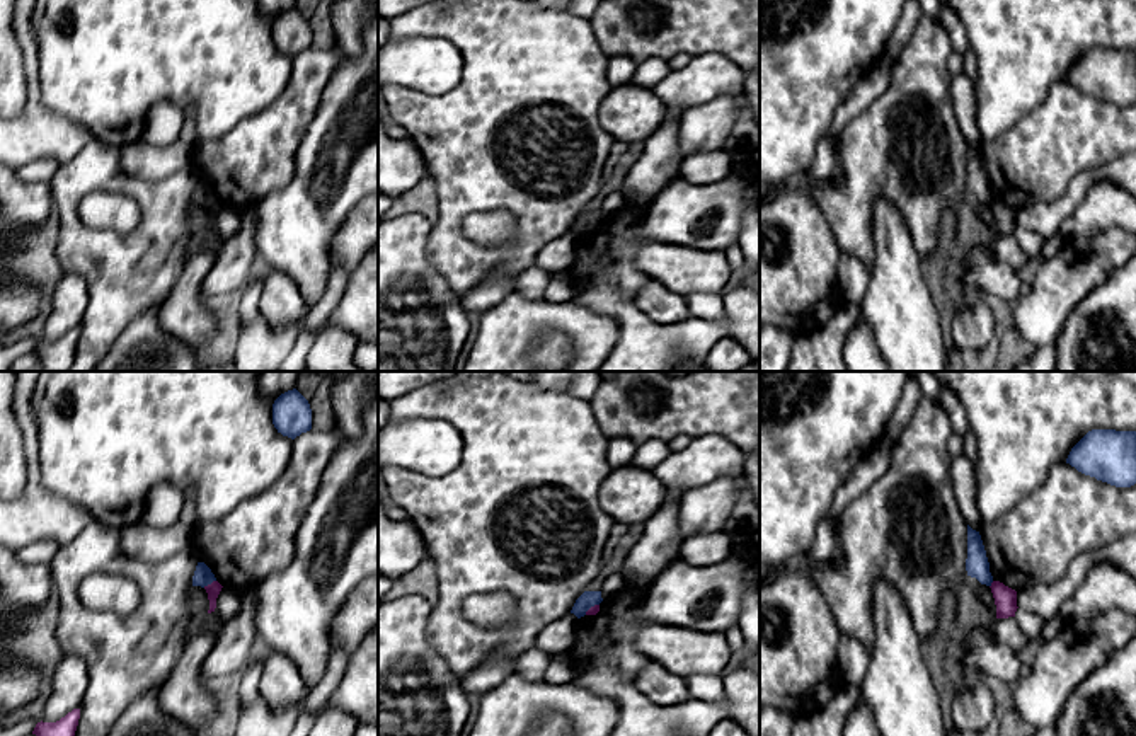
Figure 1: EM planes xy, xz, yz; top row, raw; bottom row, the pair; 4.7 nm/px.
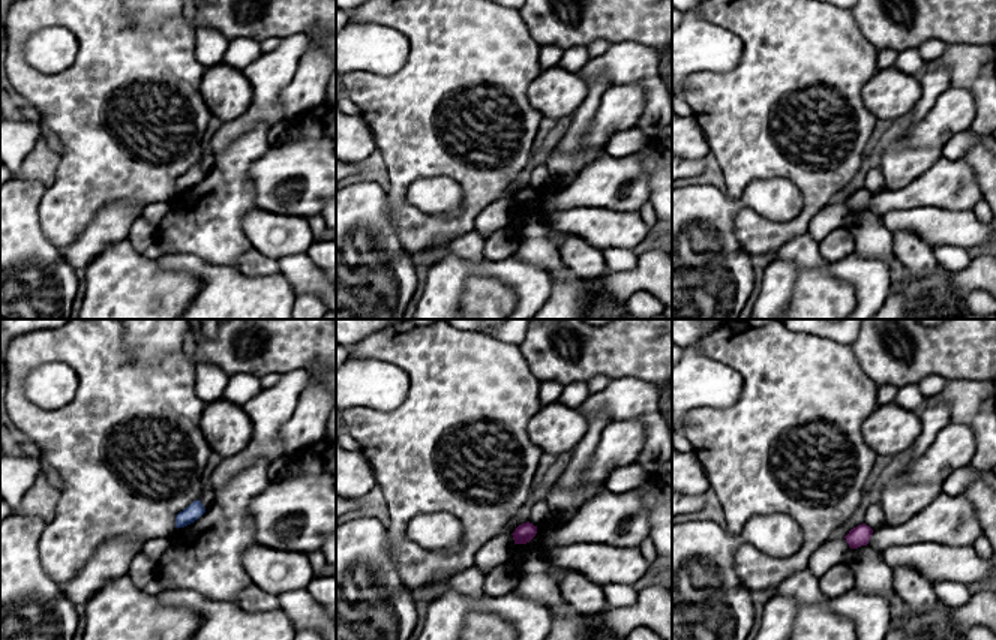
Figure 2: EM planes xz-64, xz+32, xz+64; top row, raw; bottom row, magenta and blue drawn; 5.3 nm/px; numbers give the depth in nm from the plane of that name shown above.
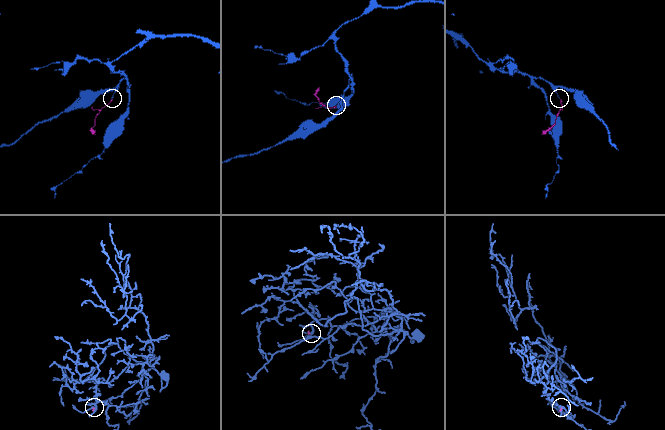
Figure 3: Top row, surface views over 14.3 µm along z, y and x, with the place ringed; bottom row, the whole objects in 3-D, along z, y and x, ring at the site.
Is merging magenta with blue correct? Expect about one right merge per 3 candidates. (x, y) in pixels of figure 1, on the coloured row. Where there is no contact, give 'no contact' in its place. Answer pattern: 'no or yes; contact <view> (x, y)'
no; contact xy (208, 585)

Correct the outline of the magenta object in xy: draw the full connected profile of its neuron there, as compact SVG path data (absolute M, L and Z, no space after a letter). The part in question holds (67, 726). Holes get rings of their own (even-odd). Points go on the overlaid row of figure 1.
M73 709L56 722L37 722L32 734L36 736L75 736L80 719L80 709Z

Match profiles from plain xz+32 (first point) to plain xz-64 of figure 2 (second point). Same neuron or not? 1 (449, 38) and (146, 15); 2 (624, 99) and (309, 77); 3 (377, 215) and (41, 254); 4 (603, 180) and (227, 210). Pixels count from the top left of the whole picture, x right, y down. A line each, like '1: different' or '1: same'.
1: different
2: same
3: same
4: different

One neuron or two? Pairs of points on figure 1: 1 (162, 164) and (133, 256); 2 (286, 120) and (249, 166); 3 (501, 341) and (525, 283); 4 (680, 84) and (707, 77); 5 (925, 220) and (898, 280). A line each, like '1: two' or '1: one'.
1: two
2: one
3: two
4: one
5: two

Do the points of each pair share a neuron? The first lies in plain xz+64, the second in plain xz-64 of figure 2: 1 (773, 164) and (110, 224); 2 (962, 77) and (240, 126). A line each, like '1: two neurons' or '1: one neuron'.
1: two neurons
2: one neuron

